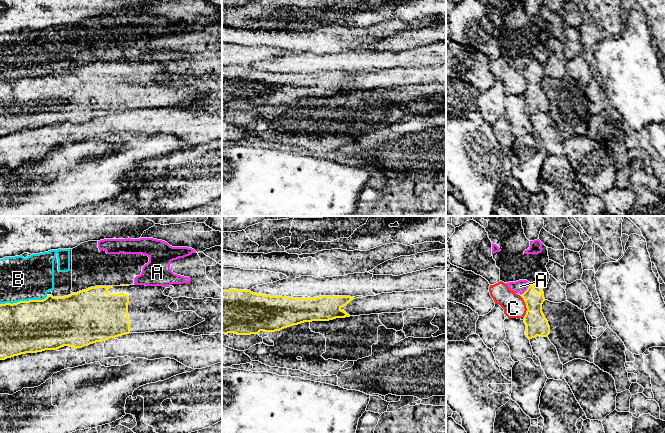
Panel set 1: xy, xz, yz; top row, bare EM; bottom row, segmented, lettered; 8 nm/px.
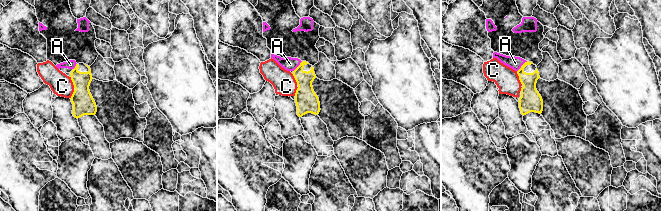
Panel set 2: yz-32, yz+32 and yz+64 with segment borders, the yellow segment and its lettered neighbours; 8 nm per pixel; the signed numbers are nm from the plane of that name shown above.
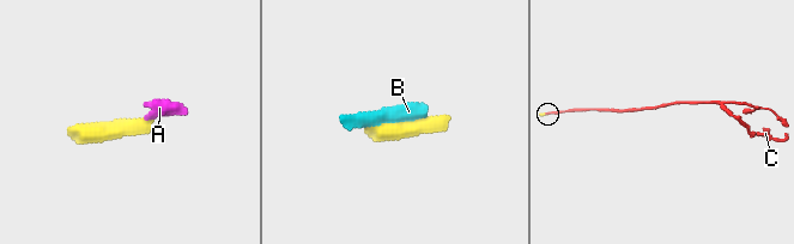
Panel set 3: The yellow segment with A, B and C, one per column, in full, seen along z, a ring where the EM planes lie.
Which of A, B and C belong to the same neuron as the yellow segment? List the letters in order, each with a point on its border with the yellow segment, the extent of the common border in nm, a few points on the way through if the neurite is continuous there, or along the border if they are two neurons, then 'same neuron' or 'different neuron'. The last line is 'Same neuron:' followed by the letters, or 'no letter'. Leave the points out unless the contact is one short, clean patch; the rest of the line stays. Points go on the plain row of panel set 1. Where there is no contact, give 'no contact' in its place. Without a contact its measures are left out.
A: yz (527, 65) | 130 nm | along yz (531, 59), (520, 70) | different neuron
B: xy (23, 77) | 400 nm | different neuron
C: yz (526, 83) | 170 nm | different neuron
Same neuron: no letter

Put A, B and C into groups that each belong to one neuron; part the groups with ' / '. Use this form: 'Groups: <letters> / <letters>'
Groups: A B / C

